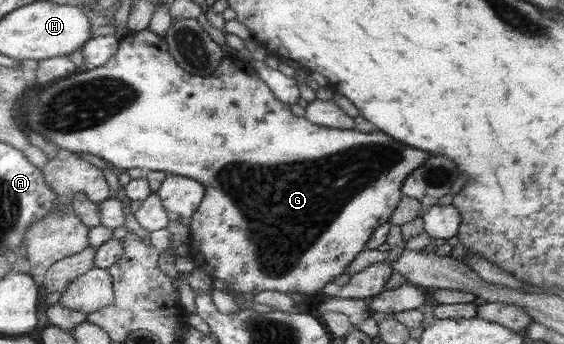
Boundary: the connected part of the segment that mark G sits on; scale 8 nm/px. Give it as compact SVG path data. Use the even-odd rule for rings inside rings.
M147 29L130 32L121 41L117 51L111 58L98 67L87 67L87 72L73 72L64 79L58 79L46 85L41 92L31 98L23 98L18 106L18 120L21 128L29 133L39 133L50 143L60 148L62 154L93 154L105 162L110 162L117 168L140 168L143 172L155 170L166 172L169 175L184 176L201 183L204 194L198 204L198 210L187 221L189 230L189 247L193 267L201 268L208 276L227 283L227 290L237 297L244 293L253 296L259 292L271 291L283 294L302 293L315 295L321 292L326 284L343 273L353 258L364 251L365 244L371 234L382 224L388 221L402 197L401 182L413 168L423 164L431 154L411 148L384 132L363 133L358 130L343 130L327 128L311 124L305 117L295 116L291 113L289 105L285 104L271 93L271 89L256 75L247 74L239 69L237 64L229 58L223 57L218 67L207 76L187 74L177 66L173 57L167 51L164 37Z

